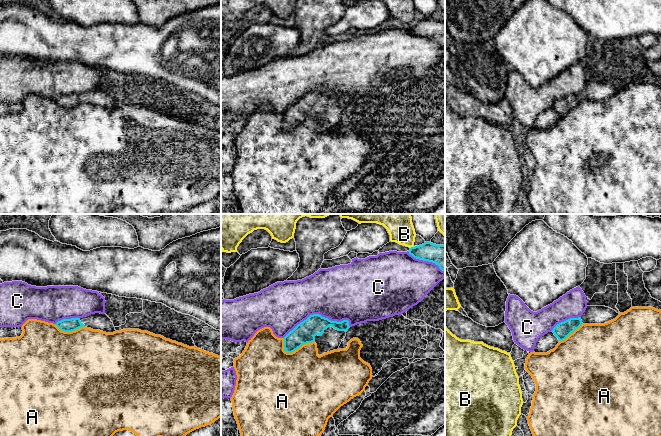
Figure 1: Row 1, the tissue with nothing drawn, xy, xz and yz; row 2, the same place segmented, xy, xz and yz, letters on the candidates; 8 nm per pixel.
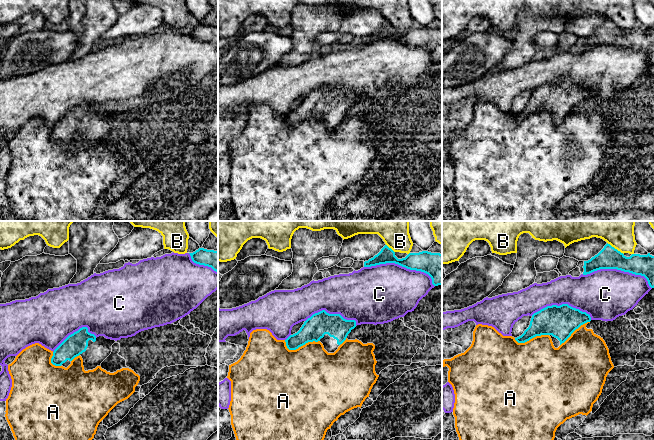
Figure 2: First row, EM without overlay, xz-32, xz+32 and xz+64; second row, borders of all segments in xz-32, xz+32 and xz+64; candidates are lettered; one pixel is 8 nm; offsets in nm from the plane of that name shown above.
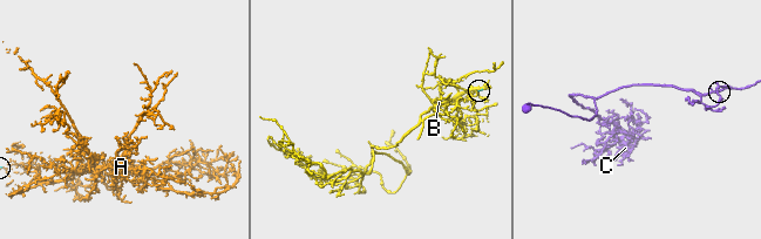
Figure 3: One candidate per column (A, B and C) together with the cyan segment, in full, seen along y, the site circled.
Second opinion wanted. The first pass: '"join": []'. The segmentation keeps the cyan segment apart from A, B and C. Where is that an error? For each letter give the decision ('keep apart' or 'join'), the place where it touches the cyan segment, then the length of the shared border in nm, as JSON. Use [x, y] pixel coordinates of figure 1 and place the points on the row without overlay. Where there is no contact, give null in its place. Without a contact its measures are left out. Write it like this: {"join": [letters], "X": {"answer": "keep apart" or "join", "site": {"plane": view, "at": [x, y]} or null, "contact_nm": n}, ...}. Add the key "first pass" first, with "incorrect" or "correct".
{"first pass": "correct", "join": [], "A": {"answer": "keep apart", "site": {"plane": "xz", "at": [298, 123]}, "contact_nm": 260}, "B": {"answer": "keep apart", "site": {"plane": "xz", "at": [411, 23]}, "contact_nm": 40}, "C": {"answer": "keep apart", "site": {"plane": "xz", "at": [316, 90]}, "contact_nm": 550}}

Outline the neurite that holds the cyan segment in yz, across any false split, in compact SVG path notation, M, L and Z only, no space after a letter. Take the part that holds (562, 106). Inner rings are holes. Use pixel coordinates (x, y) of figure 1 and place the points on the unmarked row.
M587 82L581 93L570 94L557 100L552 108L559 117L565 116L582 100L604 100L615 95L619 89L605 82Z

